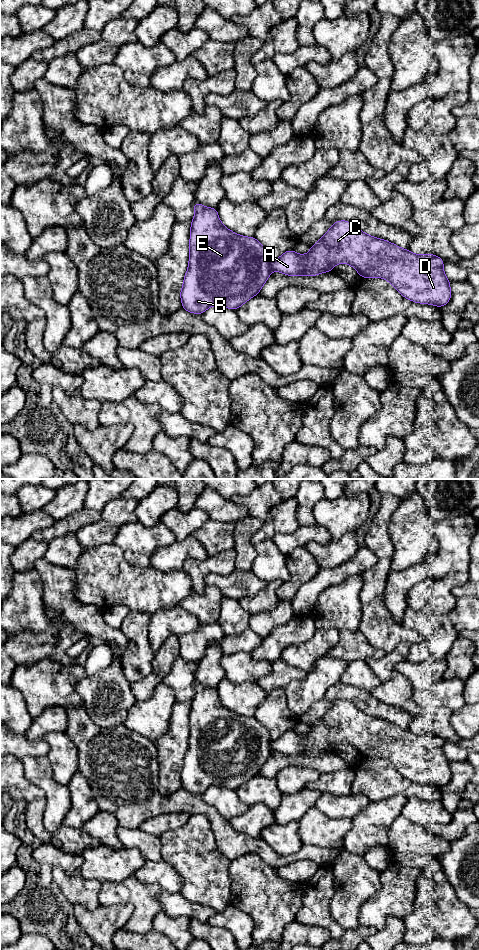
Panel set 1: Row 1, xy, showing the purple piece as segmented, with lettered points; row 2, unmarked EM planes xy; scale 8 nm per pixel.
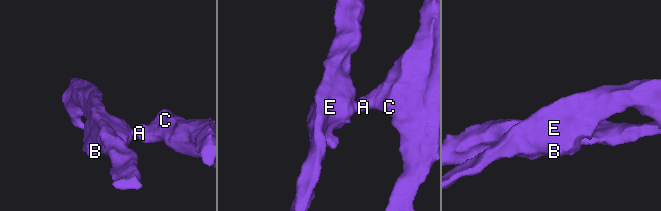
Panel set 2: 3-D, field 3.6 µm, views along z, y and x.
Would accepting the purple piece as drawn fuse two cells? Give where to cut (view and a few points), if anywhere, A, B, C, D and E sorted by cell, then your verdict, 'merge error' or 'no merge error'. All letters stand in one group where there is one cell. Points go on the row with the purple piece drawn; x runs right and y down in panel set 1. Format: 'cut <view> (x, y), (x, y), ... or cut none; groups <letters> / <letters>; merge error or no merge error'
cut xy (270, 261), (272, 269); groups A C D / B E; merge error

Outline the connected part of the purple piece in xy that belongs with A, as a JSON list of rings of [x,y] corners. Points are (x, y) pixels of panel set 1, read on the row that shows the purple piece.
[[[346,220],[332,224],[327,233],[310,247],[308,254],[300,255],[294,250],[288,250],[277,260],[271,261],[271,268],[289,276],[316,276],[332,272],[333,266],[339,263],[353,266],[361,278],[386,279],[399,294],[415,303],[441,308],[451,300],[450,281],[443,271],[443,259],[432,254],[413,254],[408,249],[364,233]]]

